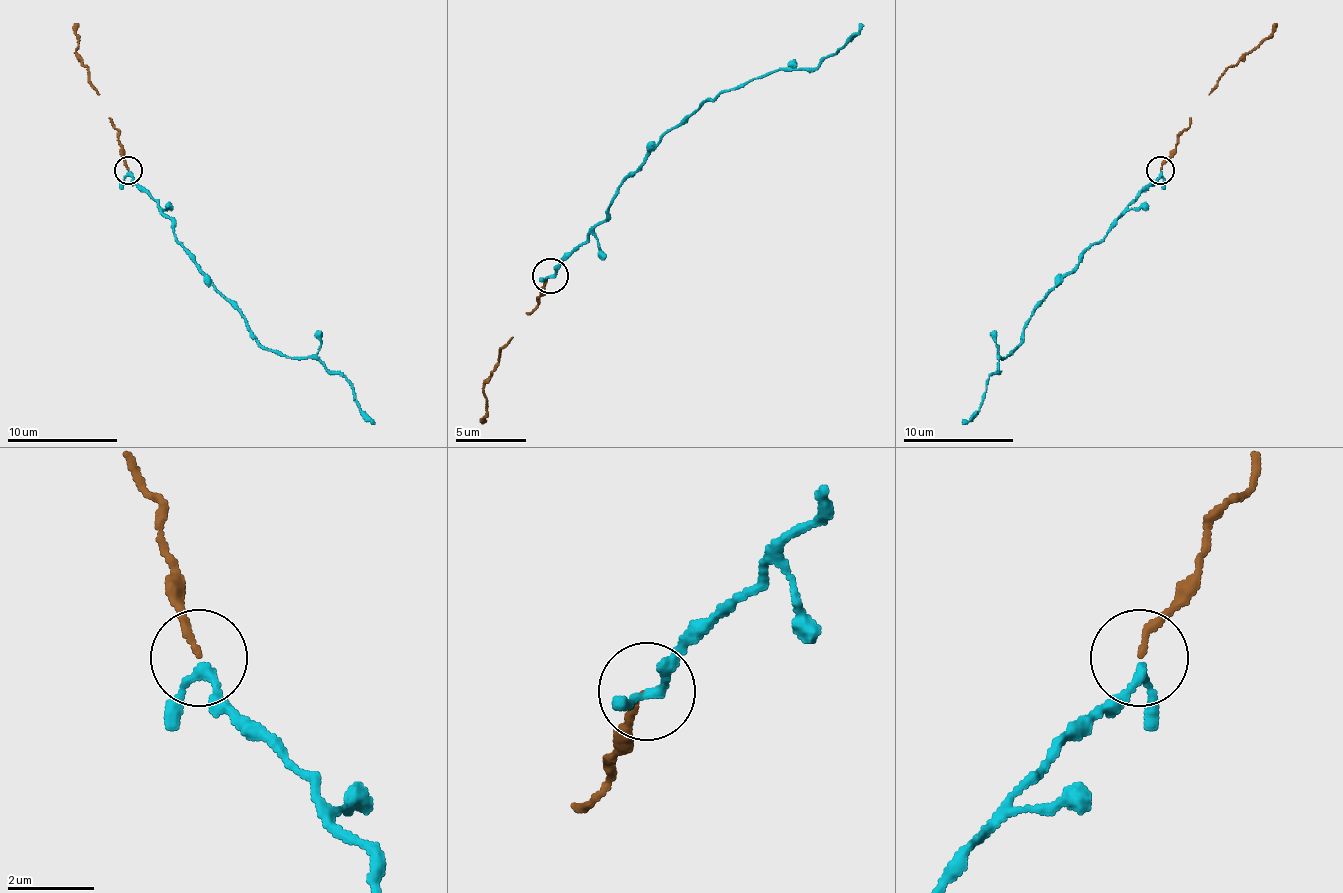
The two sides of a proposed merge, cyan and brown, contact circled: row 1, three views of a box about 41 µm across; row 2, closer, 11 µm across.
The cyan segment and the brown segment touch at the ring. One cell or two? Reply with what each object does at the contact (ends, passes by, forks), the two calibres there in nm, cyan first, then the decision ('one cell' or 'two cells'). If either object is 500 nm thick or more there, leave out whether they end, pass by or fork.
cyan passes by; brown ends; calibres 170 and 150 nm; one cell

